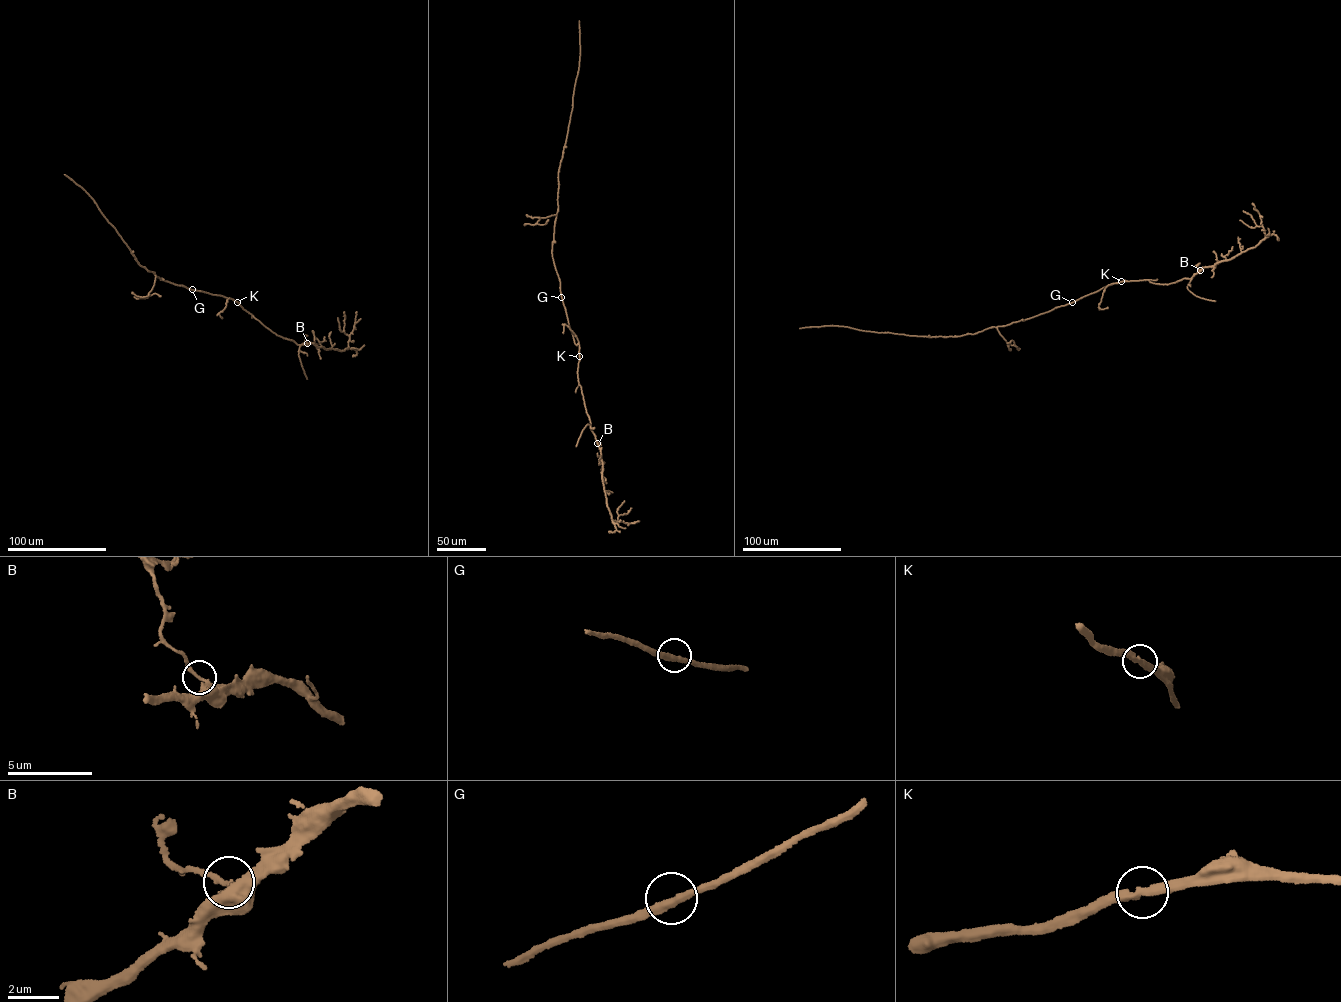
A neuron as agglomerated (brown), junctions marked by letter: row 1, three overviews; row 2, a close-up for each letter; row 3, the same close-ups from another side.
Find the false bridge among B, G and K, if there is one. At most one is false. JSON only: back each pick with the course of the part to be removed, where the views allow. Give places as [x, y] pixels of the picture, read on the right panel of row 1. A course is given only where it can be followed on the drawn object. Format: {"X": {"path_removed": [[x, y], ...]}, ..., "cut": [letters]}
{"cut": []}

